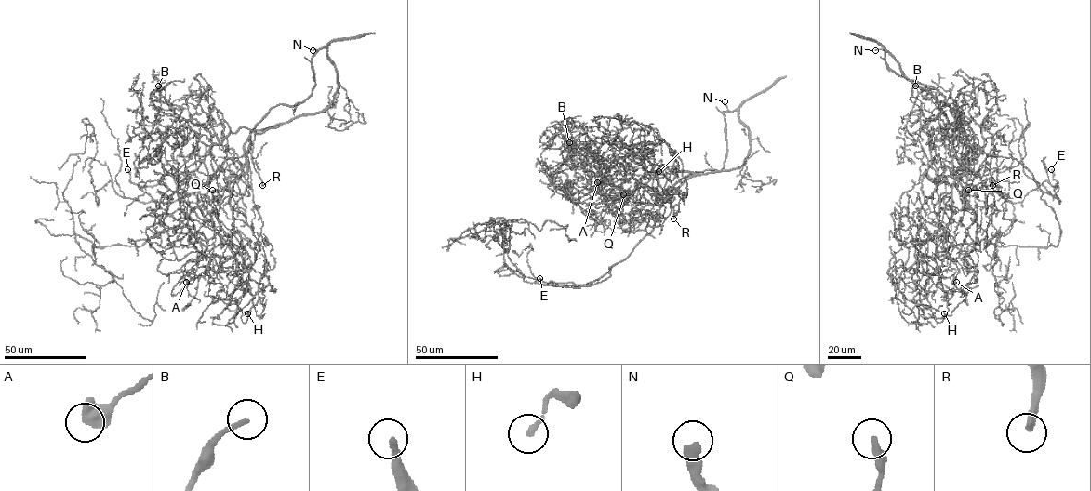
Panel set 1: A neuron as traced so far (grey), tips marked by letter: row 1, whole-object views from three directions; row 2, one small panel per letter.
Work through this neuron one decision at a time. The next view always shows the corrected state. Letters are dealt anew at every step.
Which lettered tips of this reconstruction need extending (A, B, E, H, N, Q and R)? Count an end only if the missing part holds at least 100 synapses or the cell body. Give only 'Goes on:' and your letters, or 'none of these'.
Goes on: E, N, R

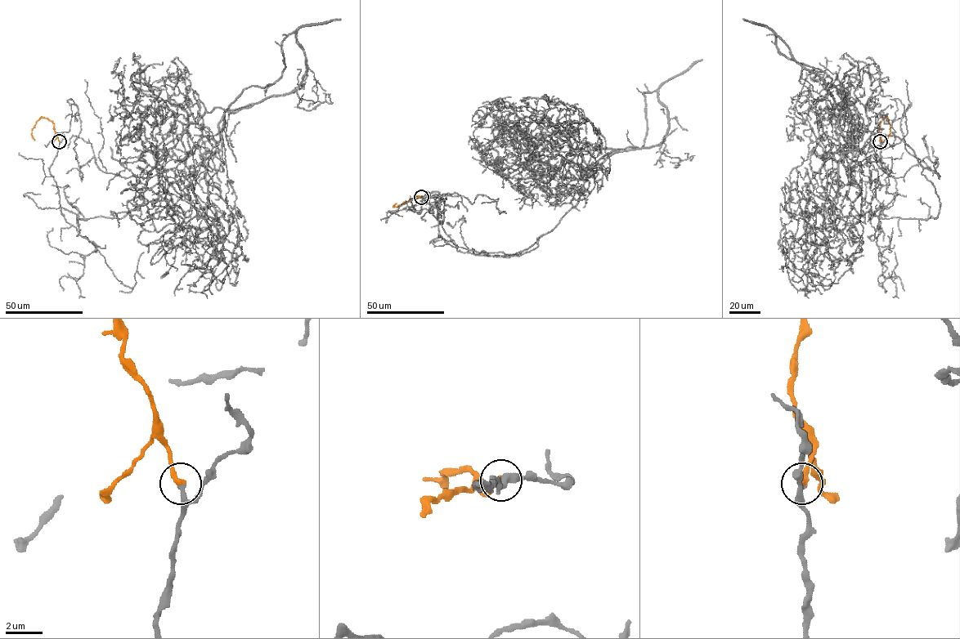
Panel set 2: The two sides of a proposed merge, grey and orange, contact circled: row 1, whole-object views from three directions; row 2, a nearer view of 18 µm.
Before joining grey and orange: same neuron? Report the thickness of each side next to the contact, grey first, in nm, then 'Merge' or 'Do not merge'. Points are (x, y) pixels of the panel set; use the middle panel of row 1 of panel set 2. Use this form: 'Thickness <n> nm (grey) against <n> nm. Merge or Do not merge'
Thickness 190 nm (grey) against 360 nm. Merge

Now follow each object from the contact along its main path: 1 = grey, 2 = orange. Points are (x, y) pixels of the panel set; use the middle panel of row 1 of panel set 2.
1: (421, 196), (520, 256), (666, 108), (583, 169), (545, 95), (530, 145)
2: (421, 196), (393, 207), (397, 203)

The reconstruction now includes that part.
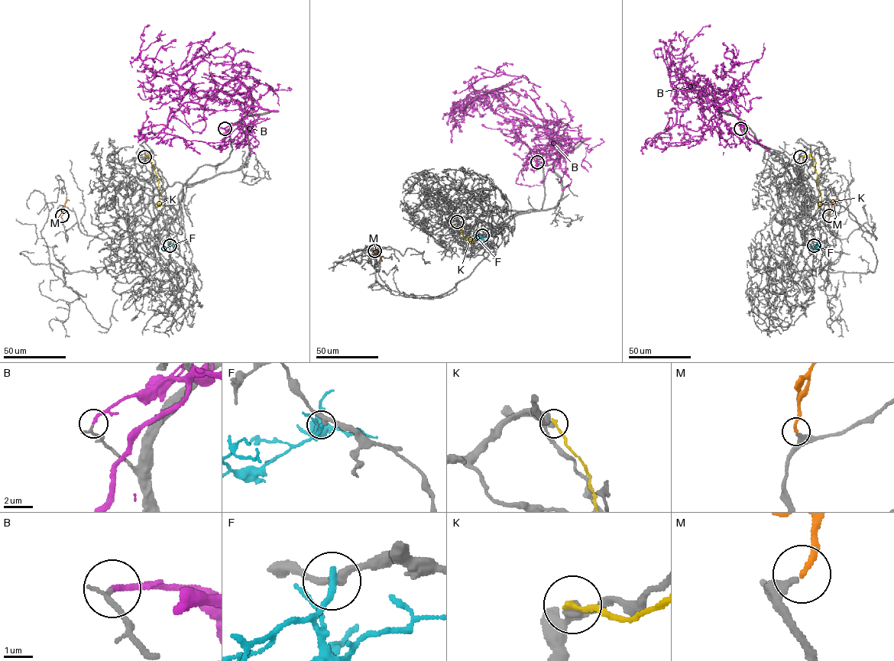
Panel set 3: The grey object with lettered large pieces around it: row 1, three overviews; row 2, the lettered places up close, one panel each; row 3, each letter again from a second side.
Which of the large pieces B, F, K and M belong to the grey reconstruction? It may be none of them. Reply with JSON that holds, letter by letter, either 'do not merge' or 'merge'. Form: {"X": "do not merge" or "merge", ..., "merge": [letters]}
{"B": "do not merge", "F": "do not merge", "K": "do not merge", "M": "merge", "merge": ["M"]}

